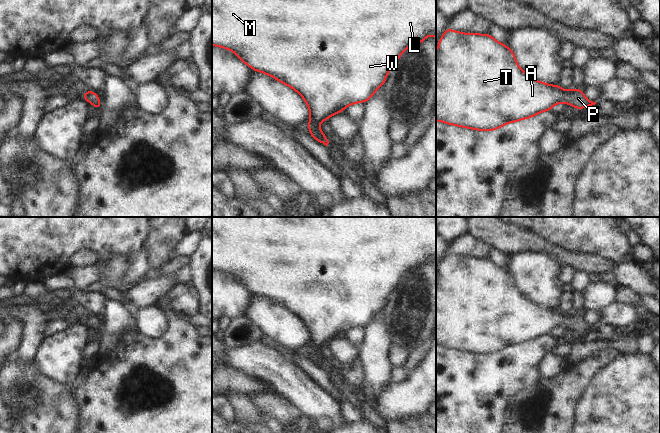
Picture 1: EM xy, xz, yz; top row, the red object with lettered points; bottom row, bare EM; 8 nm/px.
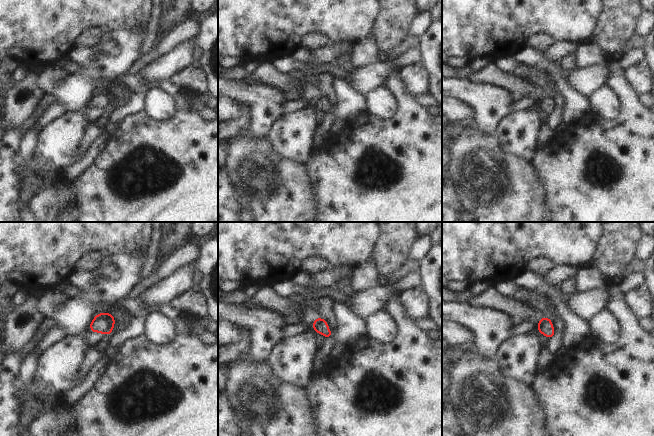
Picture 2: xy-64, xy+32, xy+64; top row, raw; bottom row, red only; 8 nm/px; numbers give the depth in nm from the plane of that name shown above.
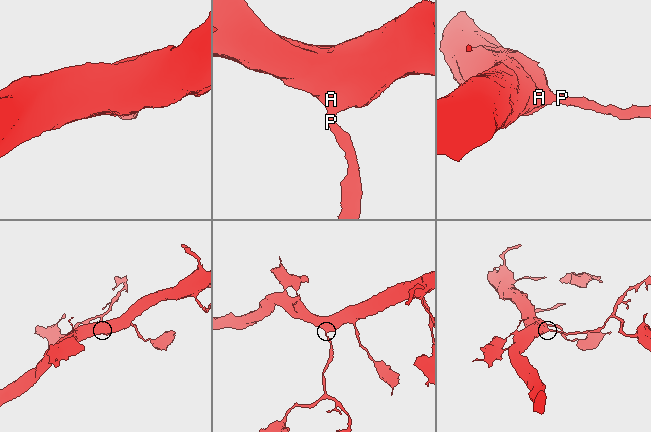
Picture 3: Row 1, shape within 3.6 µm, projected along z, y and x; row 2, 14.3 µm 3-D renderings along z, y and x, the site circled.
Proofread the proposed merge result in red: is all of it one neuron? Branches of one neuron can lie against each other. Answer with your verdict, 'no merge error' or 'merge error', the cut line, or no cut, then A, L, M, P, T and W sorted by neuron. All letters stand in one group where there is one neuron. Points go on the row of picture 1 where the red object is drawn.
no merge error | no cut | A L M P T W

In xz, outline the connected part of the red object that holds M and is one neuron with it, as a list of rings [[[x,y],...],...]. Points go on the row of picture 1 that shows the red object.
[[[212,0],[212,45],[230,50],[254,71],[269,75],[299,93],[309,108],[307,127],[311,136],[326,146],[329,141],[319,123],[343,112],[349,105],[369,100],[383,86],[388,72],[405,50],[431,35],[436,38],[436,0]]]

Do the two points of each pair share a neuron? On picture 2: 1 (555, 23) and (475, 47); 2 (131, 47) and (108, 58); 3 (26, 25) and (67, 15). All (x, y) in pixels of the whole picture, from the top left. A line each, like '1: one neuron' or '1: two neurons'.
1: one neuron
2: one neuron
3: one neuron

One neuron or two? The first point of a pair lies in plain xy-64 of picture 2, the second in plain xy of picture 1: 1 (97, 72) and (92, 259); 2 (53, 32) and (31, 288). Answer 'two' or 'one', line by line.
1: two
2: two

